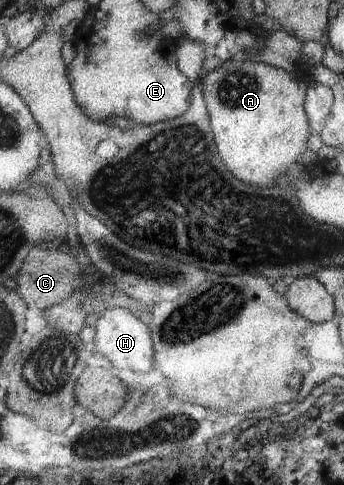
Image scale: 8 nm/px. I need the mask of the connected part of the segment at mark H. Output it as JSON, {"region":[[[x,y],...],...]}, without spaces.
{"region":[[[116,307],[101,313],[95,325],[93,344],[98,345],[102,357],[108,357],[118,369],[132,371],[154,371],[154,339],[148,324],[136,319],[126,308]]]}

